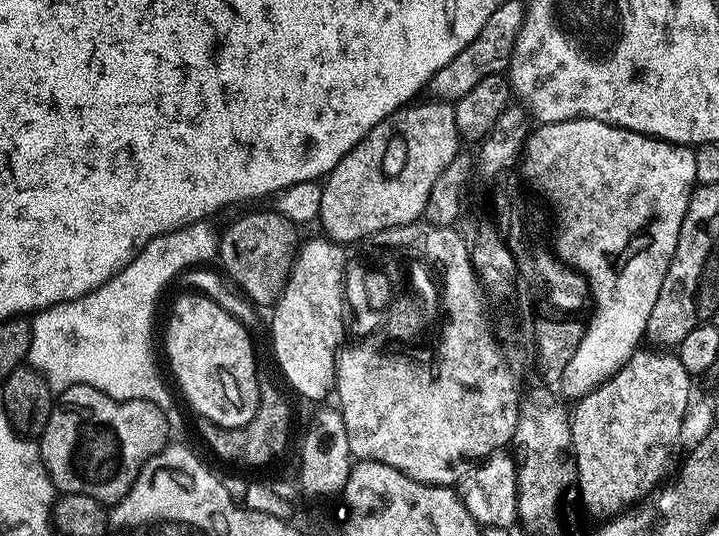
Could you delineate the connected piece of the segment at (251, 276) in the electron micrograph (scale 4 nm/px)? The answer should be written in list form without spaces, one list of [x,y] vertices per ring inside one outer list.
[[[283,211],[248,212],[240,216],[218,240],[218,264],[256,304],[275,305],[288,285],[298,253],[302,247],[301,229]]]

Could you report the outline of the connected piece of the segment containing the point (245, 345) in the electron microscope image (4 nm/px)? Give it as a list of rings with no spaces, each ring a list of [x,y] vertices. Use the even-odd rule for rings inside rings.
[[[196,290],[184,293],[185,296],[173,302],[172,313],[168,316],[168,333],[164,336],[168,364],[197,417],[210,418],[220,427],[242,428],[254,419],[260,408],[262,384],[256,381],[256,352],[252,349],[252,340],[247,330],[218,301],[211,300],[210,295]]]

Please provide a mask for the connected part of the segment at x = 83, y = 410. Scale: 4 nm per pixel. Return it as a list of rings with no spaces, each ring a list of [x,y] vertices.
[[[75,384],[59,393],[53,403],[52,413],[43,432],[39,433],[40,461],[48,471],[48,477],[57,493],[73,492],[86,494],[99,504],[117,504],[134,486],[141,466],[152,456],[157,456],[169,447],[168,420],[156,400],[115,400],[102,390],[85,384]]]

